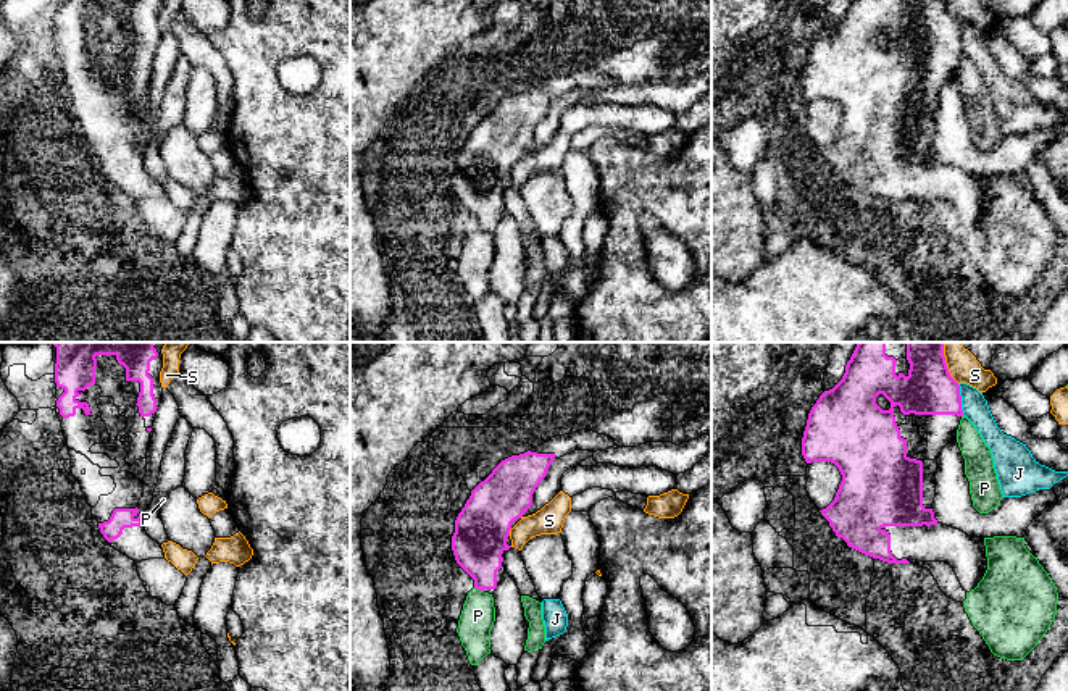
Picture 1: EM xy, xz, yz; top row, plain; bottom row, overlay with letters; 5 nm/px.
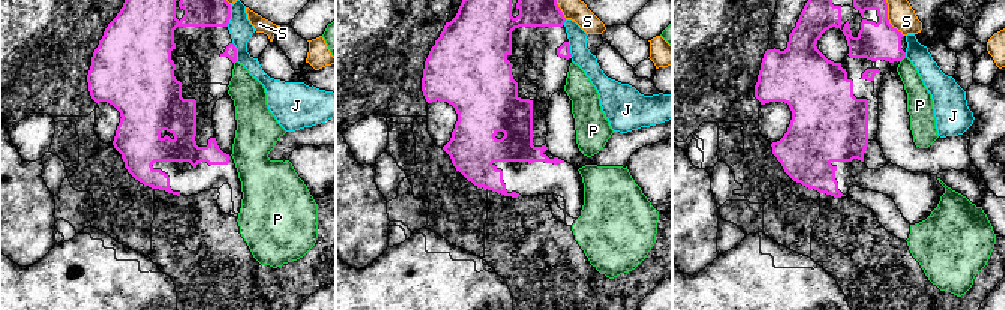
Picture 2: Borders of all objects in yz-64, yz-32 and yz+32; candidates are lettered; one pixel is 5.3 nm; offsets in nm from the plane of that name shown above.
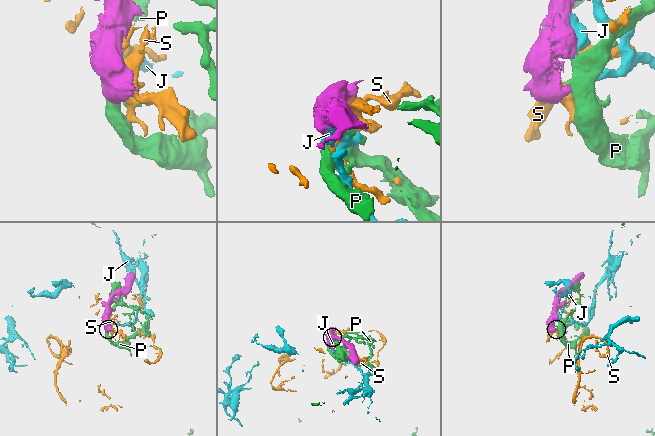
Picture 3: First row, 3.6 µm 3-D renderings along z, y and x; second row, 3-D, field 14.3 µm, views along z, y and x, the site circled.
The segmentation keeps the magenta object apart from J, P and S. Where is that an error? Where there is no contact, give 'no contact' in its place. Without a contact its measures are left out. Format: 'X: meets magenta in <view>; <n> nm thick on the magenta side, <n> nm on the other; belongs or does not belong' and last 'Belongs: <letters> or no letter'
J: meets magenta in yz; 260 nm thick on the magenta side, 130 nm on the other; does not belong
P: meets magenta in xz; 260 nm thick on the magenta side, 170 nm on the other; does not belong
S: meets magenta in yz; 260 nm thick on the magenta side, 120 nm on the other; does not belong
Belongs: no letter

